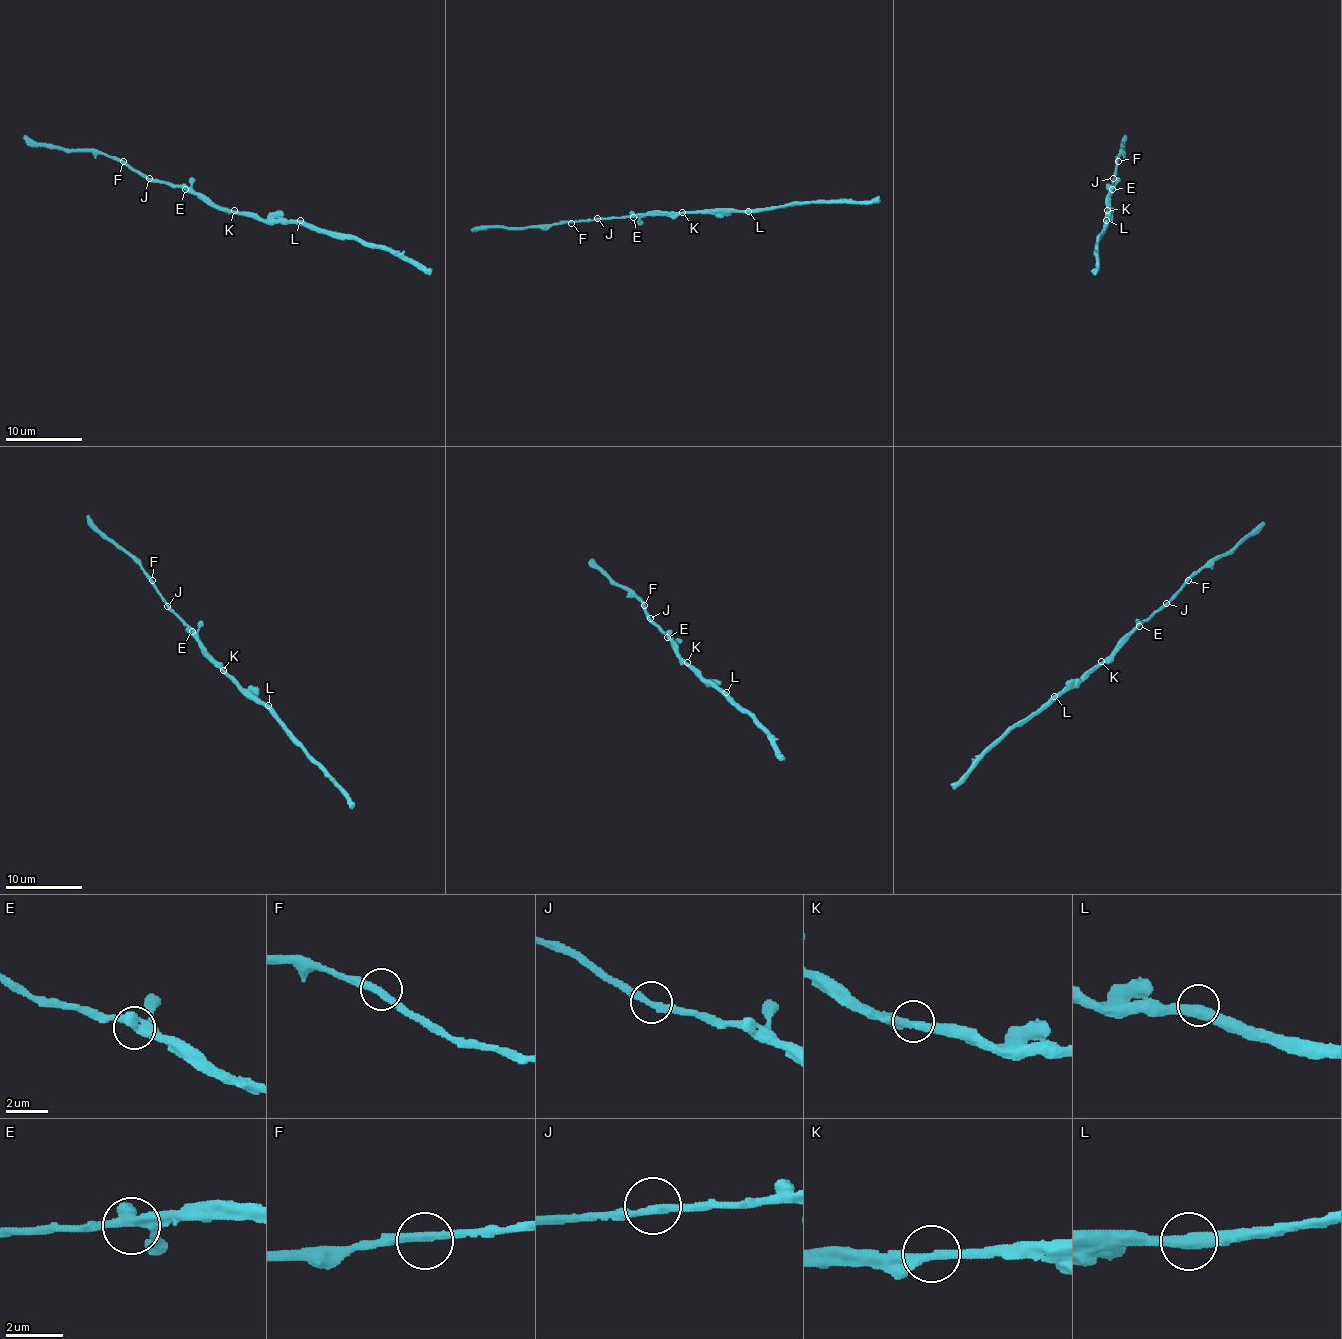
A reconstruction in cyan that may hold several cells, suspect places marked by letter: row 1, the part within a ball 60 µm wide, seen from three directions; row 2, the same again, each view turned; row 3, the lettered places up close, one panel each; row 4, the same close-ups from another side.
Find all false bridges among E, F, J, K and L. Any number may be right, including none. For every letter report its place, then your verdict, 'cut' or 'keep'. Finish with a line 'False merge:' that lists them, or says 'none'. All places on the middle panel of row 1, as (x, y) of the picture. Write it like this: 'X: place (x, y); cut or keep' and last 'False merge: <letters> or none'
E: place (633, 217); keep
F: place (571, 223); keep
J: place (597, 218); keep
K: place (682, 212); keep
L: place (748, 211); keep
False merge: none

